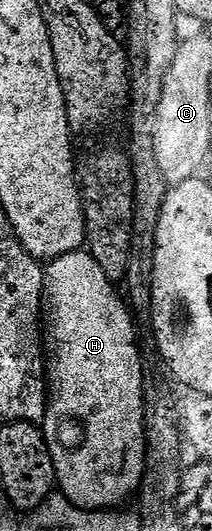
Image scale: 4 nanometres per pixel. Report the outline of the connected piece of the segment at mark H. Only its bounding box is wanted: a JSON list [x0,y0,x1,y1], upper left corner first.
[42,250,144,510]

